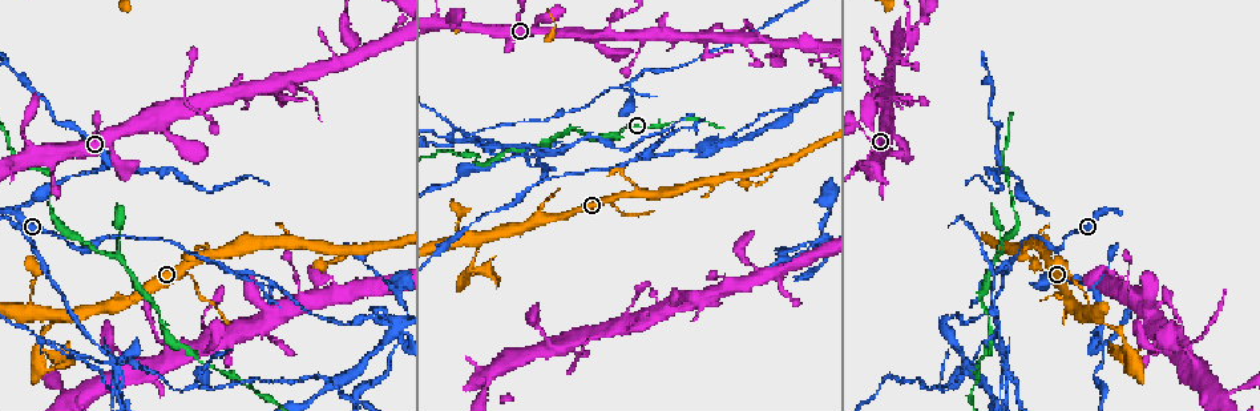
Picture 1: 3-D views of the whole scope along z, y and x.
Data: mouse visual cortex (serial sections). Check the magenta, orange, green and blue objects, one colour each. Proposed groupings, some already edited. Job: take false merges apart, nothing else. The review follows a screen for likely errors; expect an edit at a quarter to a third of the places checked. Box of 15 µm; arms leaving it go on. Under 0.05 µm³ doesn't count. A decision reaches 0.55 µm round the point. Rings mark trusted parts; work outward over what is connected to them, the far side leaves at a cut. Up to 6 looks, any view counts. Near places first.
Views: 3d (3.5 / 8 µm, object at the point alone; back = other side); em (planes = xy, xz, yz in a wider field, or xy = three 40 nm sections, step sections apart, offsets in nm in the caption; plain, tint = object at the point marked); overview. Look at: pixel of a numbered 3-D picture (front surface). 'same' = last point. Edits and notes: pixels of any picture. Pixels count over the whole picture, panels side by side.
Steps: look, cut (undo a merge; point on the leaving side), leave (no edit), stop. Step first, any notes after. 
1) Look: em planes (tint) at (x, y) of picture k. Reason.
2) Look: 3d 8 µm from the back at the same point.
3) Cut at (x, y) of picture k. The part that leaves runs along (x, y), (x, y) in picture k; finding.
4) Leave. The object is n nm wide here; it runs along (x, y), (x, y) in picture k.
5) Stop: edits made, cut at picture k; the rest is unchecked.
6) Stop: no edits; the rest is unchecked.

Look: 3d 8 µm at (880, 148) of picture 1. Thick turns thin.

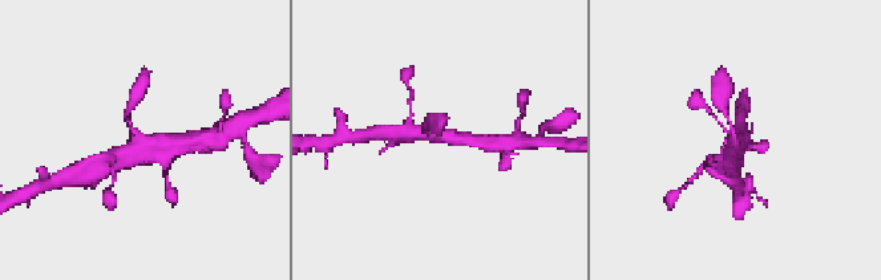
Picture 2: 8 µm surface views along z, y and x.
Look: em xy step 1 (tint) at (144, 141) of picture 2. Shape alone is not enough.

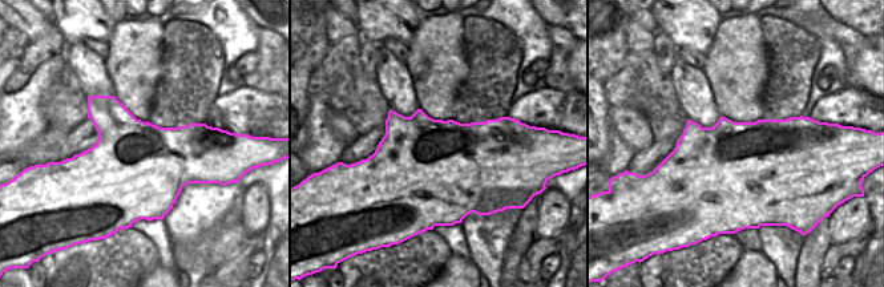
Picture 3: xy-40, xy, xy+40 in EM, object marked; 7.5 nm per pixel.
Leave. It runs along (181, 142), (144, 142), (112, 158) in picture 2; one cell here.

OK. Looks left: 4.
Look: 3d 3.5 µm from the back at (119, 253) of picture 1. Three-way junction.

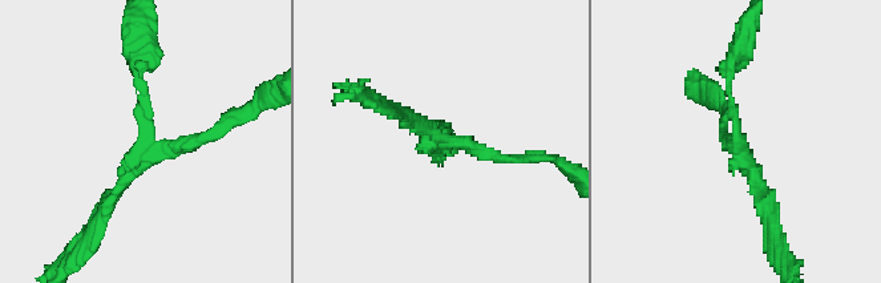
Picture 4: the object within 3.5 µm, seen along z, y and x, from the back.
Look: em xy step 2 (tint) at (739, 151) of picture 4. 3 arms meet here; the arms are 100, 150, 200 nm wide.

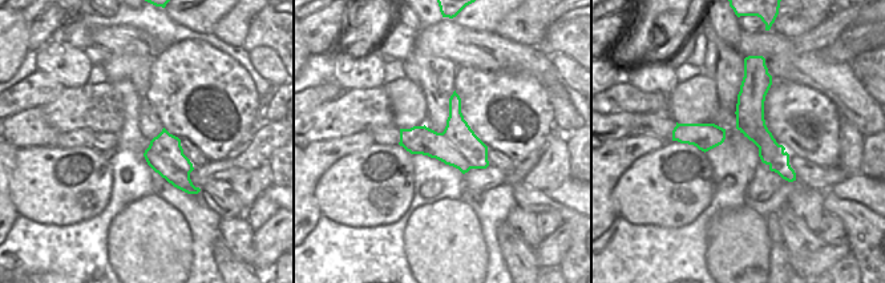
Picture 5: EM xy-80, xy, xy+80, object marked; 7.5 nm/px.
Look: em xy step 5 (tint) at the same point.

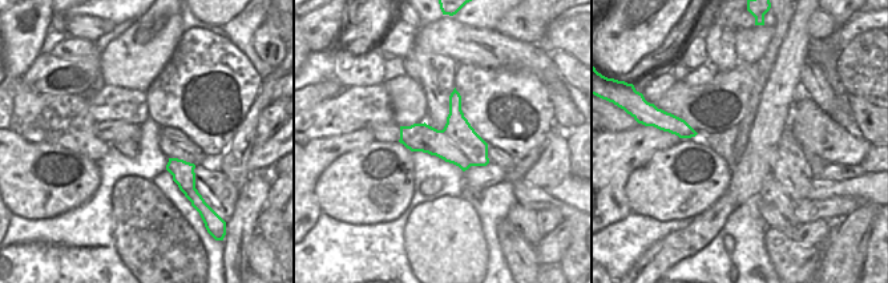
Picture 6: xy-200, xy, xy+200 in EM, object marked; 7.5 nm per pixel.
Cut at (144, 97) of picture 4. A border runs along (442, 130), (472, 165) in picture 6; a second cell is stuck on.

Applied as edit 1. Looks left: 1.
Stop: edits made, cut at picture 4; the rest is unchecked.

